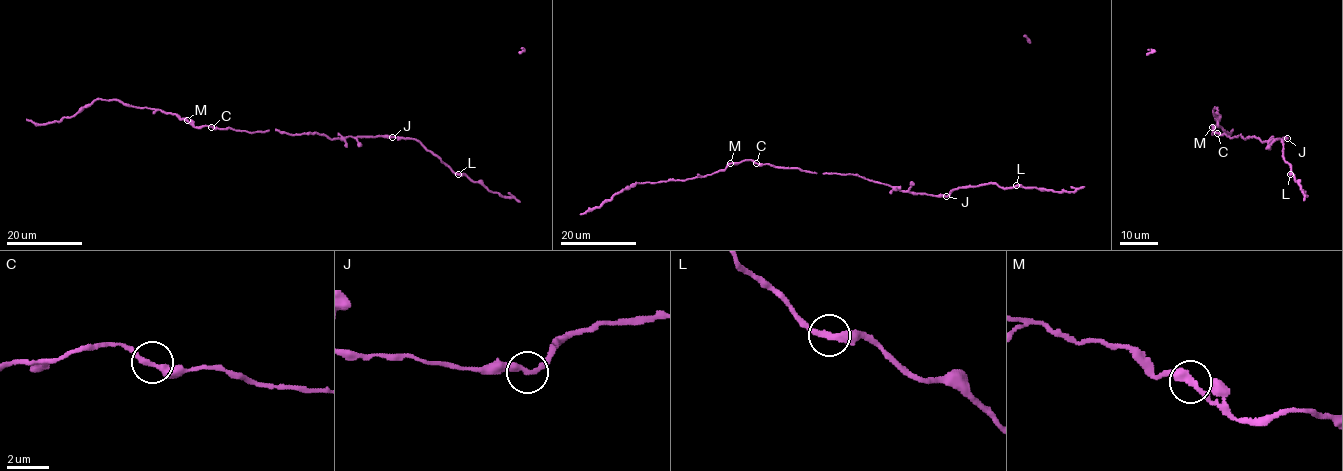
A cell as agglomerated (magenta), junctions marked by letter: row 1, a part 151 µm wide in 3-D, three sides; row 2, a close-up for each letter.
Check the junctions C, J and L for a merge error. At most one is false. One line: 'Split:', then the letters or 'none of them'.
Split: none of them

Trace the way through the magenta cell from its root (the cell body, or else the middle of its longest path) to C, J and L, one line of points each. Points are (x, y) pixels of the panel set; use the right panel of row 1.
C: (1253, 137), (1230, 137), (1217, 133)
J: (1253, 137), (1262, 142), (1287, 138)
L: (1253, 137), (1262, 142), (1286, 137), (1281, 140), (1282, 155), (1291, 165), (1290, 174)

